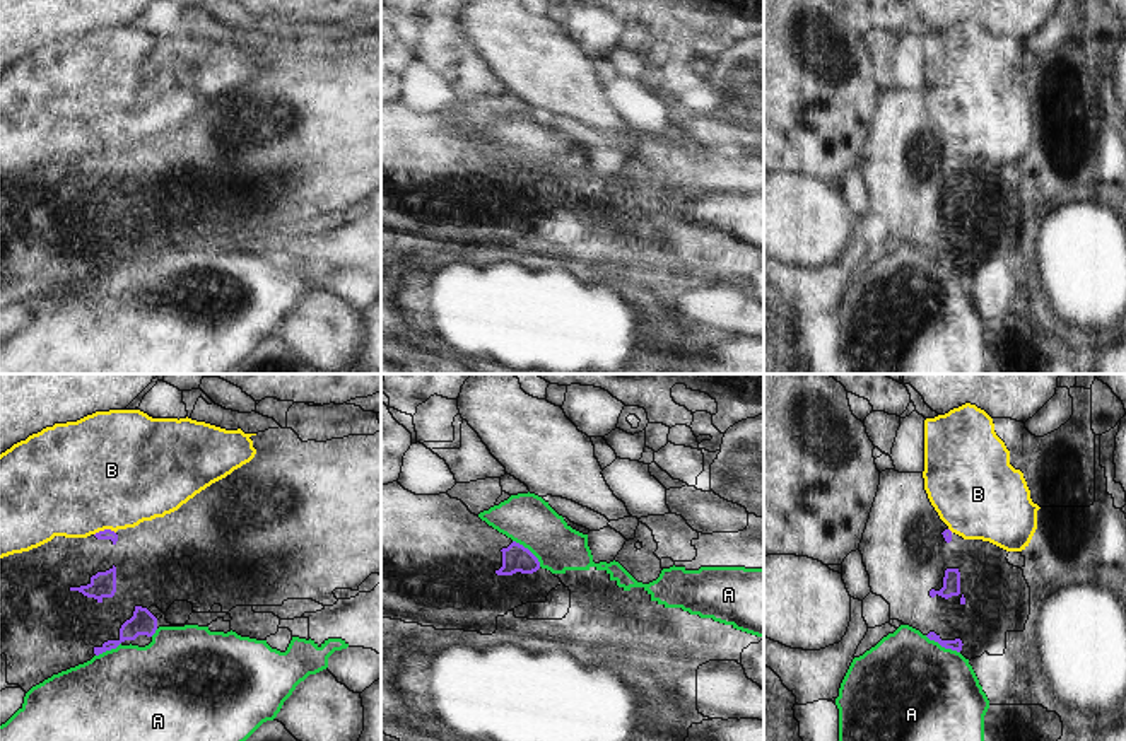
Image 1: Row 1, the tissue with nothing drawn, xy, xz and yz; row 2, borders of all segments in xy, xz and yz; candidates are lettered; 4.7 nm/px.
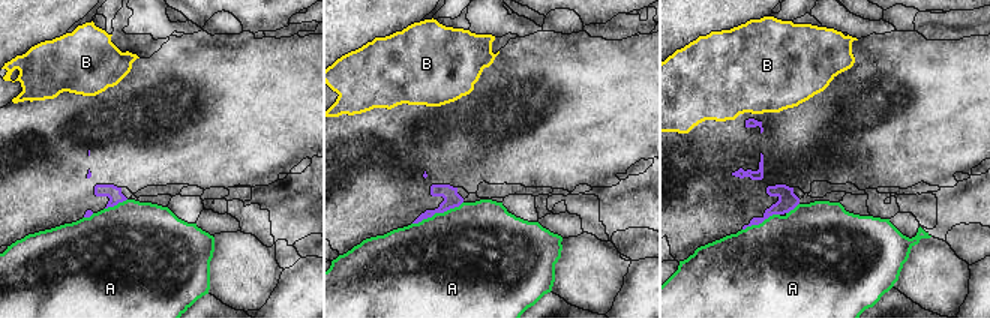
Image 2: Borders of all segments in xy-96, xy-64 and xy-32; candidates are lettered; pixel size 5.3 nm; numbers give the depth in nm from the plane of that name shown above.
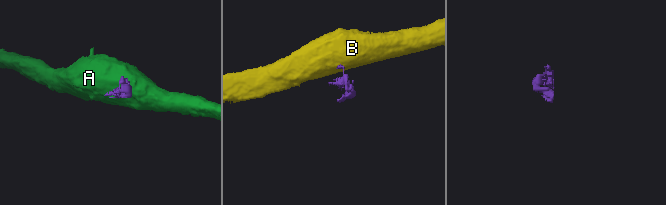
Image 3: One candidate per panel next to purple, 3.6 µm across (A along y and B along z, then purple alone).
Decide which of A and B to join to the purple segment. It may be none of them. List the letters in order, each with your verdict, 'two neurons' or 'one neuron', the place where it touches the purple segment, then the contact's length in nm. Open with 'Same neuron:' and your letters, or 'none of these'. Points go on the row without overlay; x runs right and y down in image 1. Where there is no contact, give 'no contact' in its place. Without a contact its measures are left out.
Same neuron: none of these
A: two neurons | yz (942, 263) | 190 nm
B: two neurons | xy (105, 147) | 110 nm

